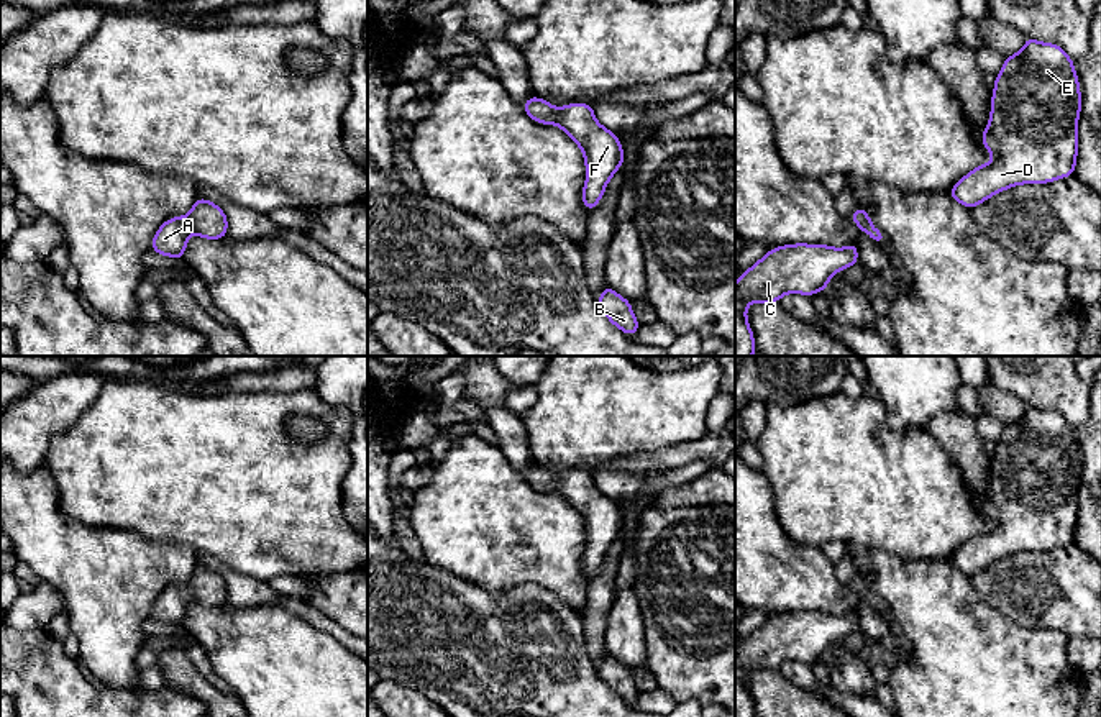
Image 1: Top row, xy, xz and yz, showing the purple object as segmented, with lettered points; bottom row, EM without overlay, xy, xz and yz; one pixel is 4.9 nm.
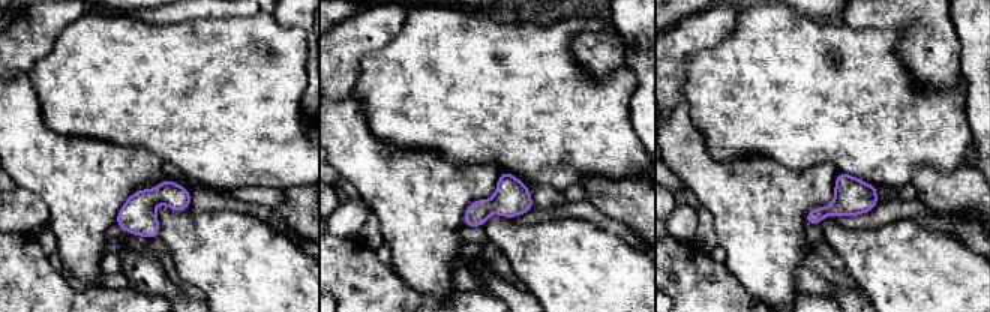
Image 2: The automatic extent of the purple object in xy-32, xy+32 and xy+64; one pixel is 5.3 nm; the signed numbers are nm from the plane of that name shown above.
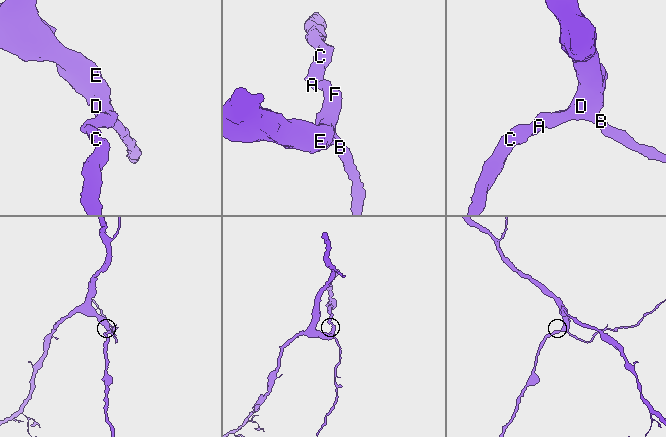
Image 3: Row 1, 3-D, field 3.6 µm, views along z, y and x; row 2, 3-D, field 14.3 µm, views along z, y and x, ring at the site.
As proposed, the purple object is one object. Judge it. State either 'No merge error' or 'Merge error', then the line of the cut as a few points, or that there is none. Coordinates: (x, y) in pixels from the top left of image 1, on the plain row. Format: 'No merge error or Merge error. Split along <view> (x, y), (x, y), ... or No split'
No merge error. No split

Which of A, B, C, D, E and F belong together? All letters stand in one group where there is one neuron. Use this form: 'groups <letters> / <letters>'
groups A B C D E F

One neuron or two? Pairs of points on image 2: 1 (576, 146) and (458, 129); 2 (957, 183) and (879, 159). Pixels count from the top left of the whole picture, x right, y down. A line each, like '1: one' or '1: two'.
1: one
2: two

